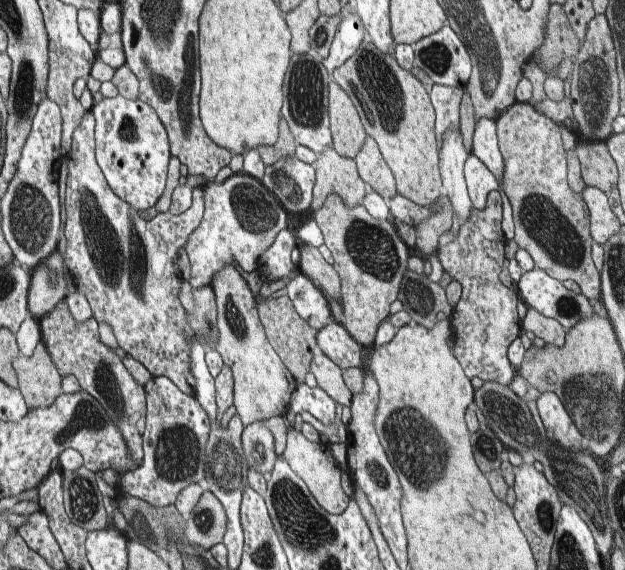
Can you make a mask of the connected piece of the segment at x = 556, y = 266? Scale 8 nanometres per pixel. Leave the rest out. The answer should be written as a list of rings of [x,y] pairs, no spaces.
[[[517,102],[506,112],[503,112],[495,120],[499,127],[500,147],[503,152],[505,163],[505,174],[503,175],[501,190],[508,196],[514,215],[514,225],[516,236],[513,240],[520,249],[526,250],[534,265],[547,272],[551,278],[558,279],[559,282],[573,280],[578,284],[582,294],[593,302],[600,300],[600,272],[594,268],[594,262],[590,258],[590,246],[593,239],[591,232],[588,232],[588,210],[584,214],[583,196],[574,192],[567,179],[567,152],[563,148],[560,126],[537,112],[529,103]]]

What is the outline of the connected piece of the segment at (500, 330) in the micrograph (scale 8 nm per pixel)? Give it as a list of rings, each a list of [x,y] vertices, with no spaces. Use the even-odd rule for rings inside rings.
[[[493,191],[487,198],[487,208],[482,211],[474,209],[468,222],[462,222],[458,236],[449,231],[440,238],[436,255],[453,280],[461,285],[461,298],[453,312],[448,316],[454,334],[454,350],[456,359],[462,364],[467,378],[479,379],[482,382],[498,382],[503,386],[510,386],[516,370],[506,358],[506,350],[510,344],[520,337],[521,319],[517,312],[519,296],[500,282],[500,272],[504,262],[504,232],[502,232],[502,196],[500,192]]]

